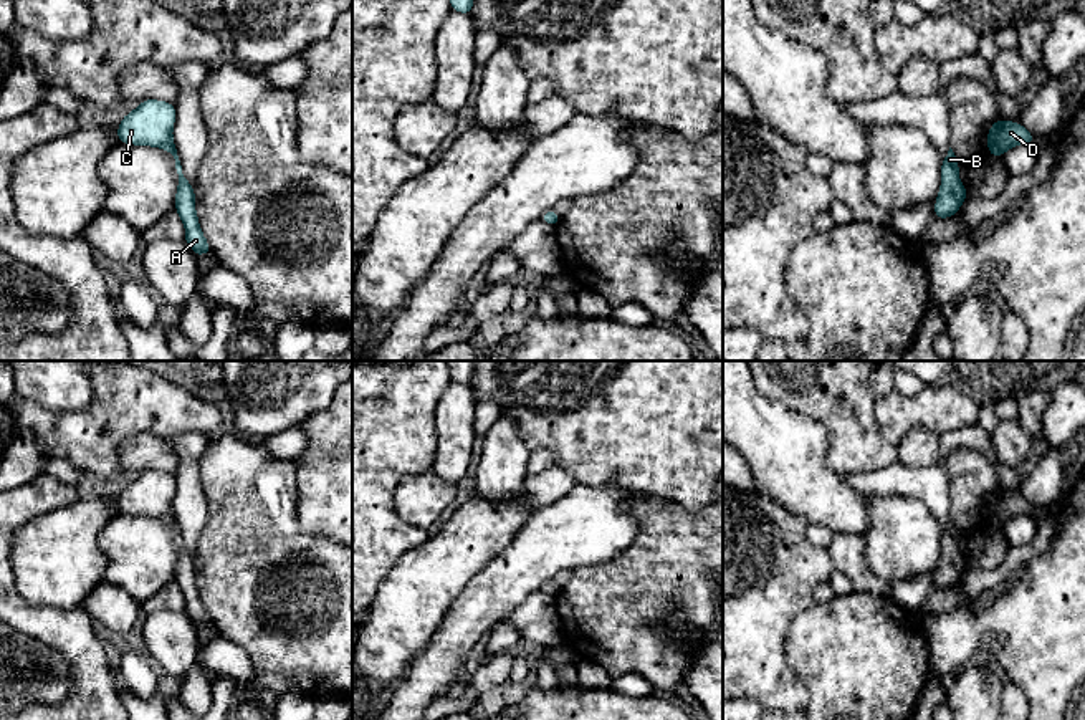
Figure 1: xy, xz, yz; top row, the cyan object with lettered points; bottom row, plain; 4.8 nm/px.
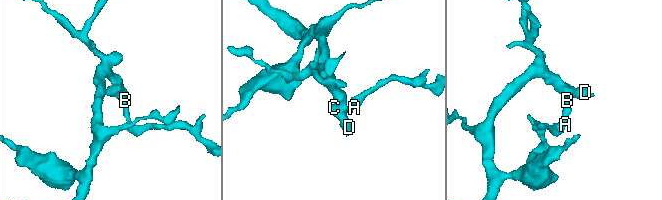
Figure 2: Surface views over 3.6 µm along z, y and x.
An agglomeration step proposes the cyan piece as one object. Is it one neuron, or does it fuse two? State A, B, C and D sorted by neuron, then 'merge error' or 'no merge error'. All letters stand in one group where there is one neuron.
A B C D | no merge error

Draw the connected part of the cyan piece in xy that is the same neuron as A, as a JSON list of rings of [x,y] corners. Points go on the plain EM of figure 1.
[[[146,470],[121,490],[117,497],[117,513],[162,518],[174,526],[174,541],[179,546],[175,583],[185,596],[185,614],[195,627],[213,624],[200,601],[195,583],[195,563],[184,546],[182,530],[172,510],[174,493],[174,473]]]

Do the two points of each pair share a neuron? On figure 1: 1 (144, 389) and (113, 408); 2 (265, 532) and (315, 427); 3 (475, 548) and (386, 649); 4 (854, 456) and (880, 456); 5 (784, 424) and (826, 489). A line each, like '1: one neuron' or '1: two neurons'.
1: one neuron
2: two neurons
3: one neuron
4: one neuron
5: one neuron

